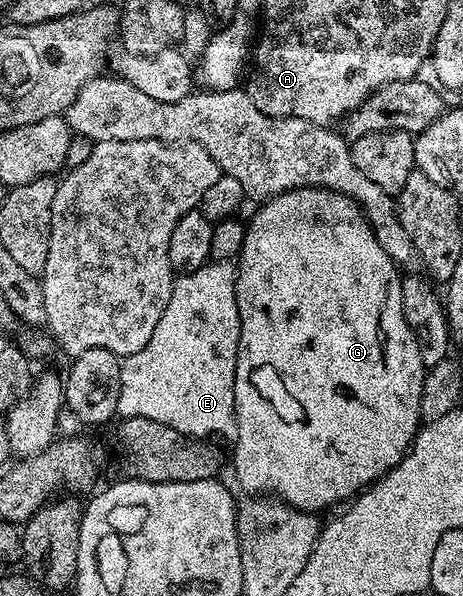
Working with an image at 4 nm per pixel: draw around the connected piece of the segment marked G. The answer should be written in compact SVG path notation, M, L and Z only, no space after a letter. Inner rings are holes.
M297 188L289 192L279 193L271 200L264 201L261 208L253 217L248 217L245 225L245 237L241 252L237 255L235 267L237 269L237 285L235 286L235 298L239 306L239 346L237 347L237 365L235 366L235 414L237 415L237 431L235 441L237 445L233 448L233 468L237 471L237 480L245 494L272 494L276 499L284 500L292 508L310 514L320 513L320 508L329 508L340 500L349 502L354 499L362 490L370 487L374 482L381 479L395 467L406 452L409 451L414 436L419 431L421 419L421 395L423 394L423 382L427 371L423 358L419 358L419 342L415 342L415 334L411 326L407 326L407 318L403 318L403 294L401 293L401 276L398 265L393 263L386 250L383 250L373 229L366 220L365 213L357 203L354 203L348 196L338 192L330 191L327 188Z

